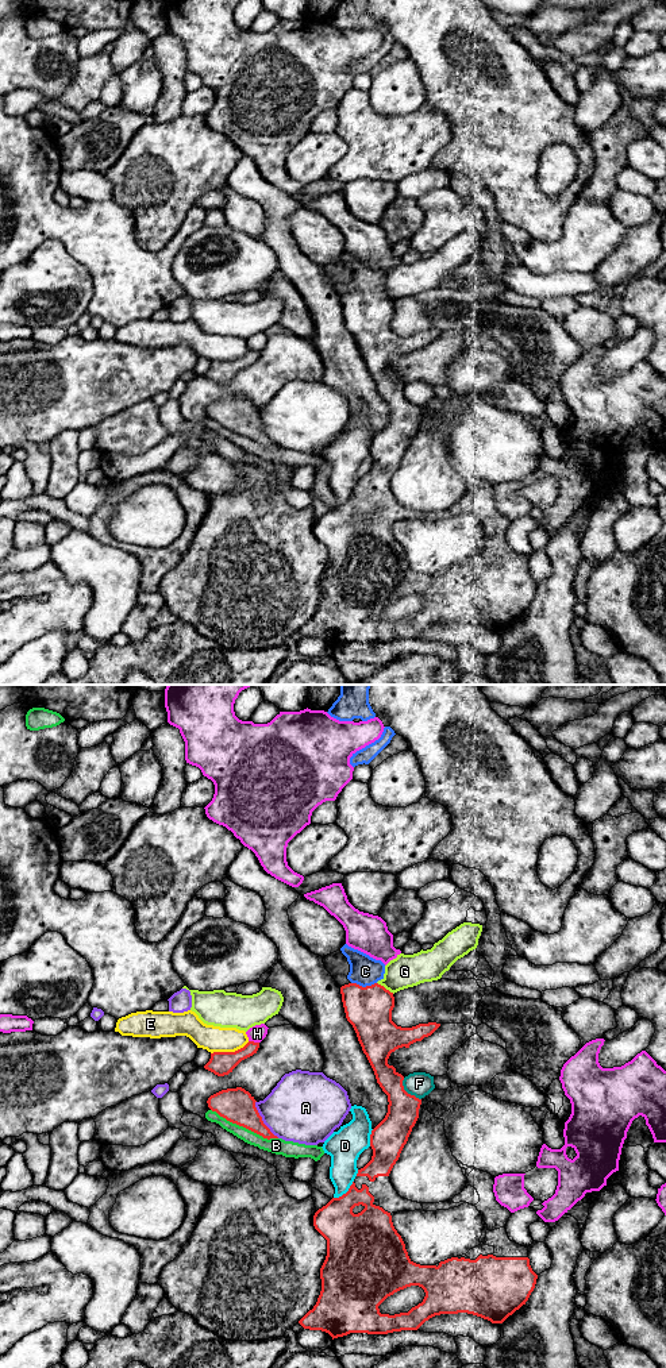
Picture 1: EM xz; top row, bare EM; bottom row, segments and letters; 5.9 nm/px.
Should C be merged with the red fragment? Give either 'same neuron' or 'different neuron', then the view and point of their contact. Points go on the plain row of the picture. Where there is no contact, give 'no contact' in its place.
same neuron; meets red in xz at (364, 296)

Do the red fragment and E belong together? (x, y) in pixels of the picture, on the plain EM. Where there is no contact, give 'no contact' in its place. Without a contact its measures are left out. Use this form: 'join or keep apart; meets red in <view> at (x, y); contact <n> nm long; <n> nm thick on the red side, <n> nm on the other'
keep apart; meets red in xz at (230, 361); contact 240 nm long; 140 nm thick on the red side, 160 nm on the other

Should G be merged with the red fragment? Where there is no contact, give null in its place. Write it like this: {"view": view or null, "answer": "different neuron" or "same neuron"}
{"view": "xz", "answer": "different neuron"}

